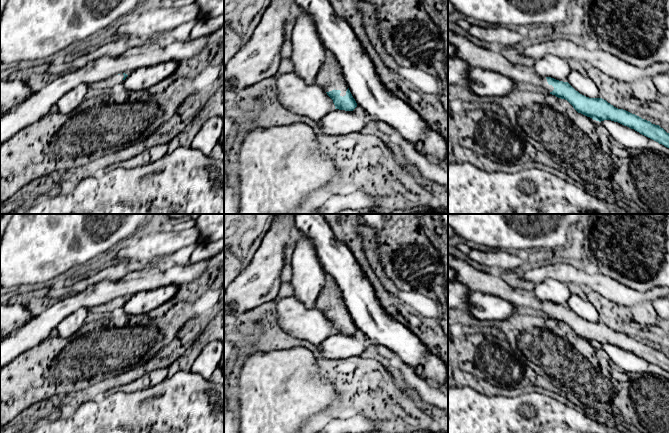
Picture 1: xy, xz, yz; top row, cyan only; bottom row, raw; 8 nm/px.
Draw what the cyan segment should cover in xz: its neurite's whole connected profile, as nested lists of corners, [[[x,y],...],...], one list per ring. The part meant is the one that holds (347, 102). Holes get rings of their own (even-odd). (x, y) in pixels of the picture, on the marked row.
[[[331,51],[325,56],[315,83],[321,86],[333,100],[335,109],[353,111],[357,103],[353,98],[343,75],[343,69]]]

